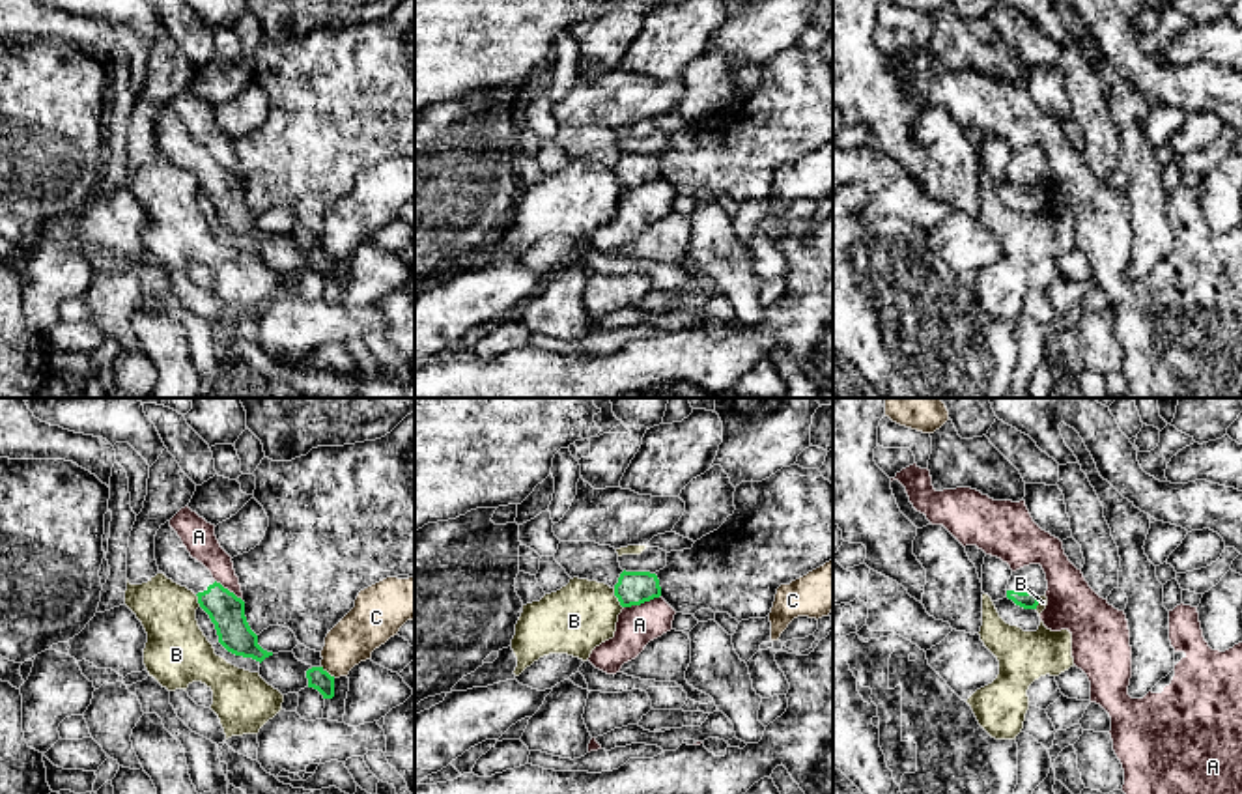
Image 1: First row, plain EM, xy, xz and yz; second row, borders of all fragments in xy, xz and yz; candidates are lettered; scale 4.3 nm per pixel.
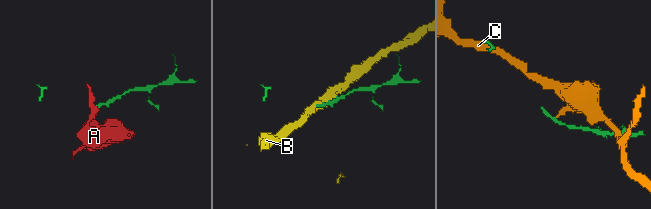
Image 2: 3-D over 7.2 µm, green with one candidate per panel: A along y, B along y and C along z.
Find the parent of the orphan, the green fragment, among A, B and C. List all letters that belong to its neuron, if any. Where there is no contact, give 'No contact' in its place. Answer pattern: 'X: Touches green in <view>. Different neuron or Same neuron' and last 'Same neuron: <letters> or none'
A: Touches green in xz. Different neuron
B: Touches green in xz. Different neuron
C: Touches green in xy. Different neuron
Same neuron: none

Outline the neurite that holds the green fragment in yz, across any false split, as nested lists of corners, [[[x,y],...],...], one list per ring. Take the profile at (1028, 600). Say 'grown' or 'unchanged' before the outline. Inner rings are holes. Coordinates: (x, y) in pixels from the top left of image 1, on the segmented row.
grown; [[[1029,564],[1012,572],[1007,585],[1007,598],[1023,609],[1037,609],[1046,594],[1048,581],[1040,564]]]

